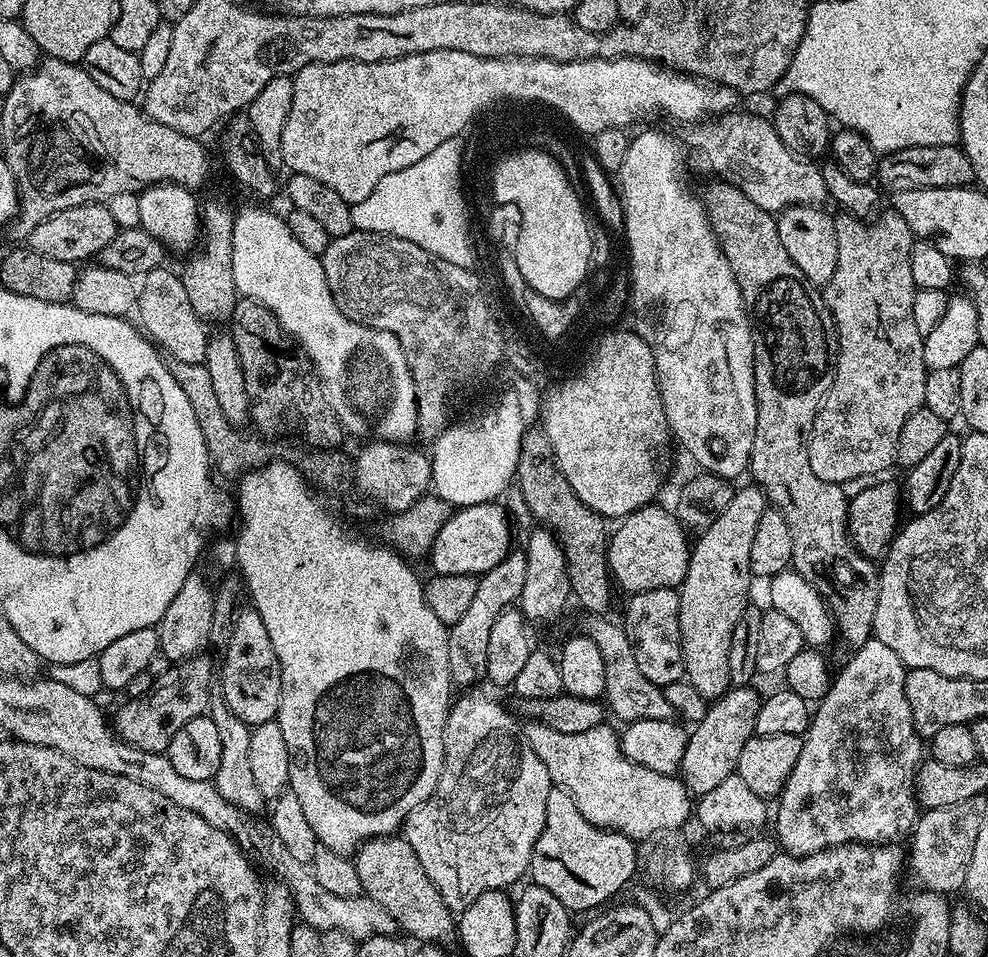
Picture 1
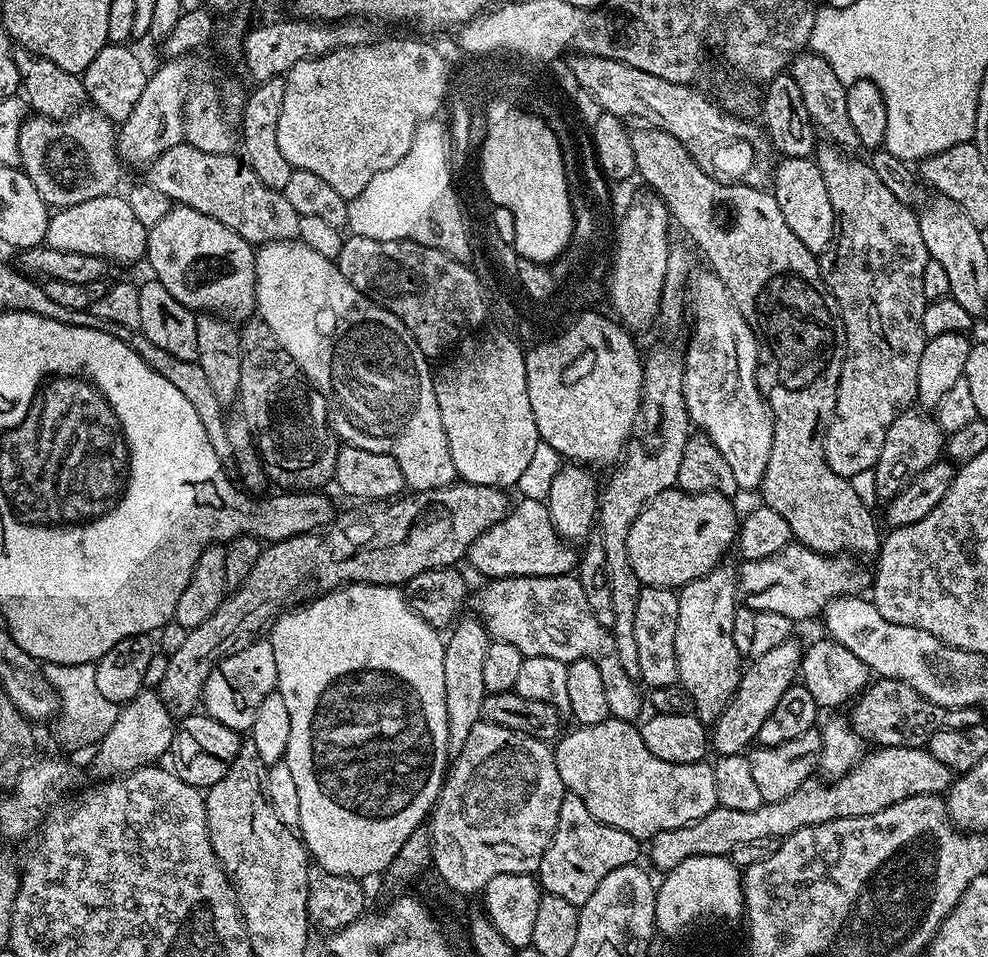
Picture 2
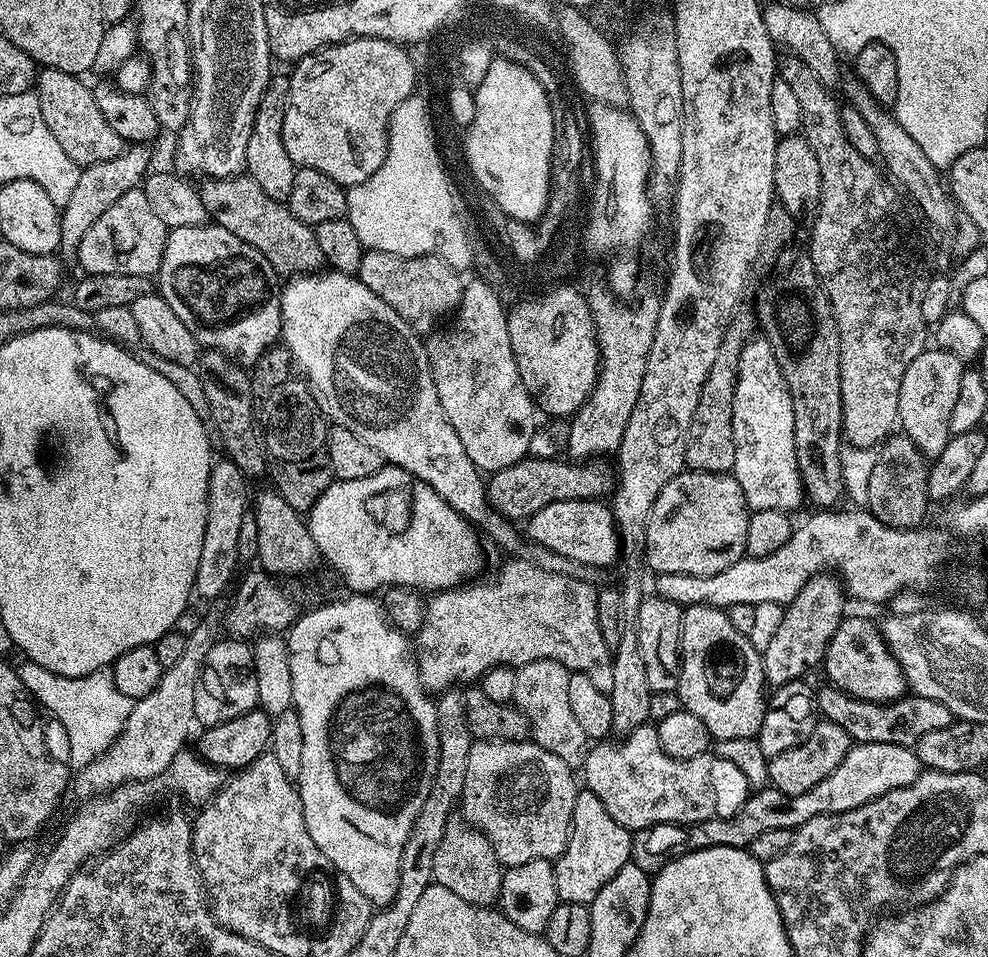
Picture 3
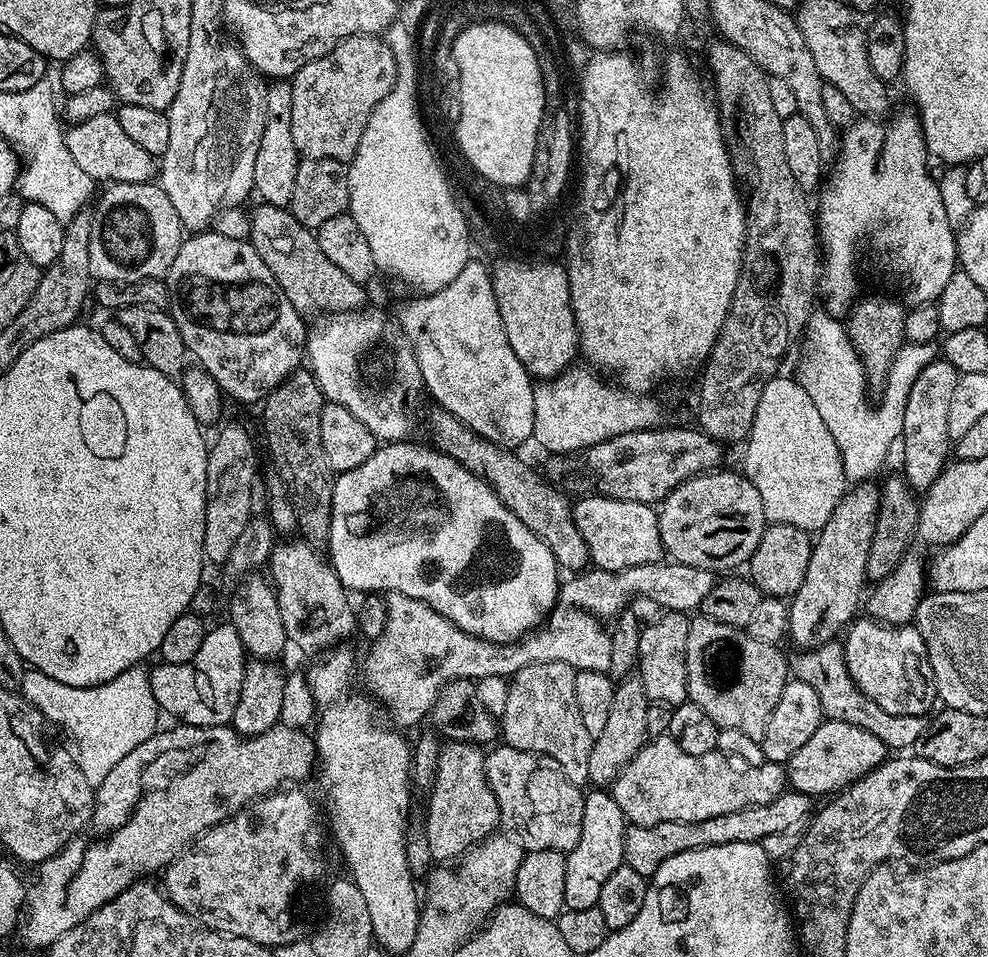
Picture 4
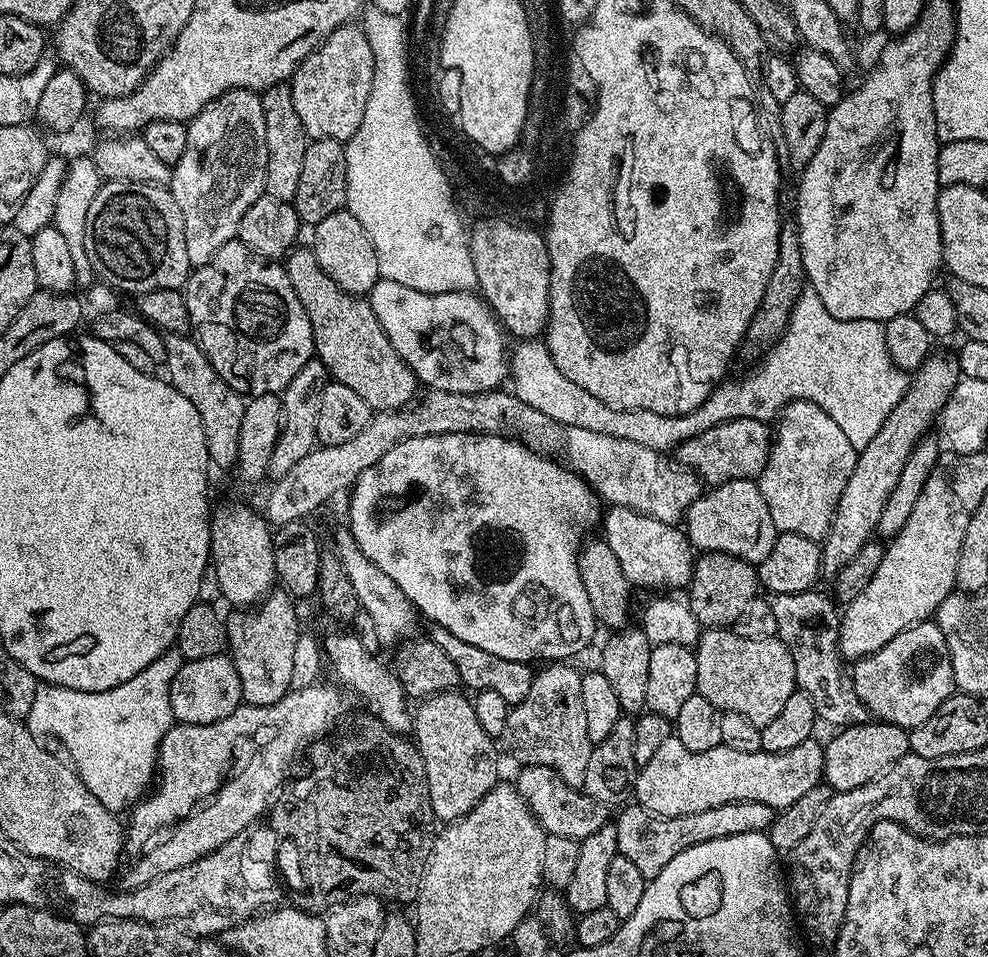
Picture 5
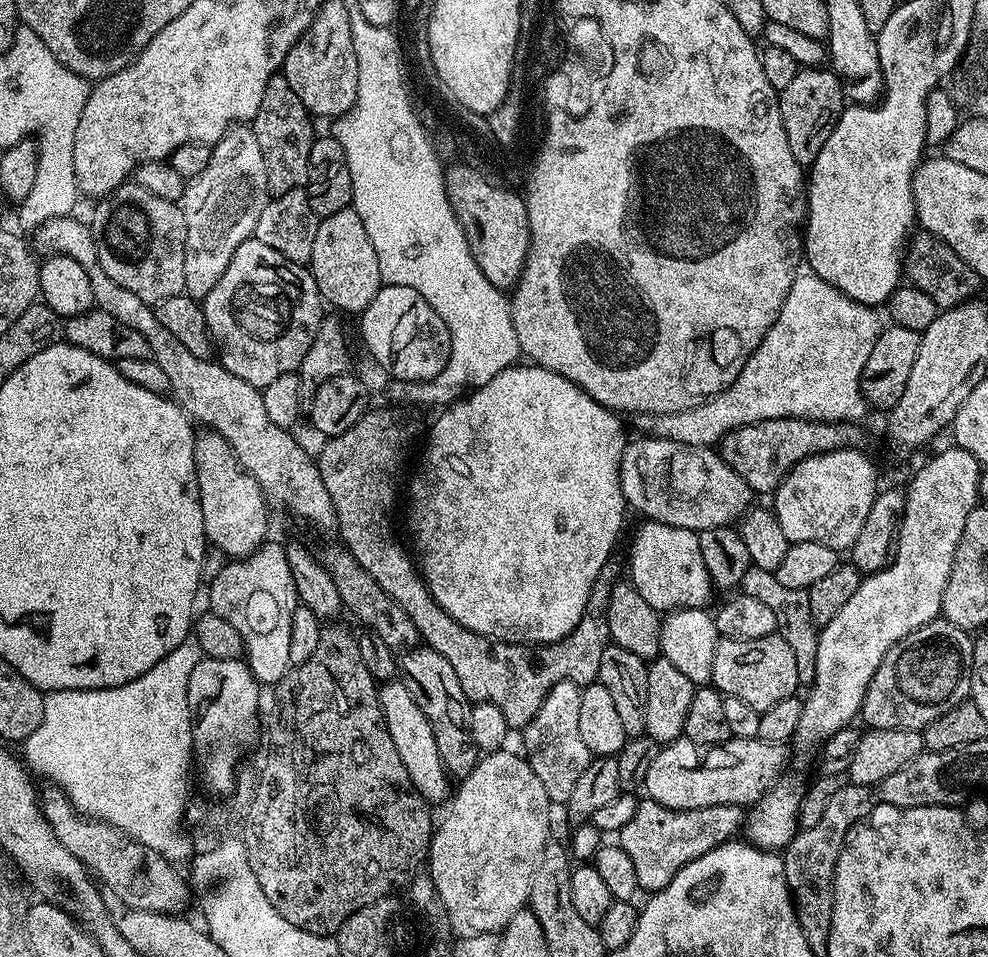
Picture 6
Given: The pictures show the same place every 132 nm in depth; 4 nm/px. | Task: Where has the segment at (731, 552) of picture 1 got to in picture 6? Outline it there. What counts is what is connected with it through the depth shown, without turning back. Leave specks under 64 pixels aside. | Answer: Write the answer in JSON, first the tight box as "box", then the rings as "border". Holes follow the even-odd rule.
{"box":[710,634,801,713],"border":[[[778,634],[753,640],[717,639],[710,684],[724,696],[742,698],[760,713],[774,706],[774,702],[782,702],[782,698],[797,695],[801,687],[794,650]]]}

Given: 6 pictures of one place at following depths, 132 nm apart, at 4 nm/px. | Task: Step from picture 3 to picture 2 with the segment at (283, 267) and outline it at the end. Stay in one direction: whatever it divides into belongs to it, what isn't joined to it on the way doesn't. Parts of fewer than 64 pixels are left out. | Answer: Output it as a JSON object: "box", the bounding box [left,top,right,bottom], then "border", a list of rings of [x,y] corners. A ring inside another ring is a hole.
{"box":[146,142,298,246],"border":[[[185,142],[162,153],[147,165],[146,172],[146,183],[162,190],[169,201],[190,206],[198,214],[210,214],[253,246],[298,237],[298,210],[286,202],[283,192],[266,187],[239,155],[206,154]]]}

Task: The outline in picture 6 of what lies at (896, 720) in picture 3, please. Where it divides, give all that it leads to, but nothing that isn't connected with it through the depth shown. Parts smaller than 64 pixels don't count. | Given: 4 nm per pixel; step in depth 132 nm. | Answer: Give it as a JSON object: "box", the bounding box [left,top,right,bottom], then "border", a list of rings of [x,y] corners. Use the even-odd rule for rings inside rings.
{"box":[740,566,820,686],"border":[[[750,566],[746,570],[740,588],[743,595],[758,598],[758,602],[763,602],[773,612],[776,632],[786,642],[790,642],[790,650],[794,650],[794,659],[796,659],[801,685],[810,686],[814,682],[818,666],[820,633],[810,610],[810,598],[807,591],[802,588],[790,590],[790,586],[782,586],[782,582],[778,582],[775,572],[767,572],[755,566]]]}

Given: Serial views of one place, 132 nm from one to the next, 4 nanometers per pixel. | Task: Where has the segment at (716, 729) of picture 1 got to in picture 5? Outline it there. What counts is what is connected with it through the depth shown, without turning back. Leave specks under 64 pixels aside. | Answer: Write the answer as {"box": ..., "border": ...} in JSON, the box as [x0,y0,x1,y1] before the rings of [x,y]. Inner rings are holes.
{"box":[820,355,961,578],"border":[[[933,355],[924,361],[924,365],[917,368],[910,380],[908,392],[894,406],[890,418],[874,434],[870,446],[859,449],[854,474],[850,474],[850,482],[846,482],[846,490],[842,490],[842,498],[838,498],[836,513],[827,536],[822,541],[822,555],[820,570],[825,577],[834,578],[866,546],[874,536],[878,526],[878,517],[890,499],[890,490],[898,486],[898,477],[906,467],[906,460],[914,450],[916,444],[933,431],[940,411],[946,406],[954,386],[961,380],[960,366],[954,358],[943,360],[942,357]]]}

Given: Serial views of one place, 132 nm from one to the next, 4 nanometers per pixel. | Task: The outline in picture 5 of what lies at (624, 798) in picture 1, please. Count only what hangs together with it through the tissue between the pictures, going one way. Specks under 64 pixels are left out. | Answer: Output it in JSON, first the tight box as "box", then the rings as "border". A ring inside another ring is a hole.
{"box":[634,738,824,816],"border":[[[813,738],[785,752],[747,752],[730,750],[723,746],[714,750],[686,750],[682,742],[670,739],[650,758],[650,762],[639,765],[634,785],[634,800],[641,808],[657,816],[698,814],[698,810],[714,810],[714,806],[726,806],[730,802],[766,802],[766,806],[782,809],[798,802],[806,790],[821,783],[824,775],[824,744]]]}

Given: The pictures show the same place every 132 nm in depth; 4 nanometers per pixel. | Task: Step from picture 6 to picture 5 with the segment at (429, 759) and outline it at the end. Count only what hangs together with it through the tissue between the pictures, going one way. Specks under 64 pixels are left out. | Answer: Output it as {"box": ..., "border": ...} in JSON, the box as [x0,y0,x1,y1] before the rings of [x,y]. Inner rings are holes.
{"box":[322,631,414,734],"border":[[[351,631],[332,632],[328,637],[322,640],[322,651],[326,657],[327,663],[332,664],[332,668],[336,671],[336,676],[341,680],[339,683],[345,689],[353,688],[358,695],[364,699],[365,704],[371,715],[375,719],[383,722],[390,731],[397,734],[408,734],[414,728],[414,716],[410,711],[410,697],[404,691],[402,682],[397,678],[395,671],[391,667],[388,668],[380,661],[375,660],[373,653],[368,651],[358,636],[353,635]]]}

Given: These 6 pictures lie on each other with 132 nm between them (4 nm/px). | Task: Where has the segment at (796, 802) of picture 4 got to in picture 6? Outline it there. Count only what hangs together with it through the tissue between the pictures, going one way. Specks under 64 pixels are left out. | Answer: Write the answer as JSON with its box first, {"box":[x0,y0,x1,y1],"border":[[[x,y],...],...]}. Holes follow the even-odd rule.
{"box":[619,798,746,893],"border":[[[647,798],[636,805],[634,818],[619,833],[620,847],[630,854],[634,870],[638,870],[638,882],[645,893],[661,892],[694,858],[715,852],[720,844],[727,844],[736,831],[746,824],[746,812],[741,805],[702,806],[698,810],[674,810]]]}

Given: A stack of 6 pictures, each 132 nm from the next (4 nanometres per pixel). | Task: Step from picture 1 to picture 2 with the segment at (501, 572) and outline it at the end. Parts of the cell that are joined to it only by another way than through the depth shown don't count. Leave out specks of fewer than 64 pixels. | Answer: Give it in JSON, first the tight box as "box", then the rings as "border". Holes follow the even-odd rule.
{"box":[443,617,492,758],"border":[[[463,617],[451,629],[445,641],[443,654],[443,674],[445,675],[446,722],[448,723],[448,755],[455,758],[466,746],[466,738],[470,738],[470,730],[481,723],[484,711],[484,699],[487,692],[483,685],[483,661],[486,650],[492,643],[491,636],[481,621]]]}

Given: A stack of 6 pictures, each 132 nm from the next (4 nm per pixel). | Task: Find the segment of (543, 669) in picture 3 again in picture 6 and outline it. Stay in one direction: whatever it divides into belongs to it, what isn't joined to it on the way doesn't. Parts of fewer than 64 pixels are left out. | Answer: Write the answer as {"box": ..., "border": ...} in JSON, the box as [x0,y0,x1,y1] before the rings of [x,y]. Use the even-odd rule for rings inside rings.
{"box":[522,680,594,805],"border":[[[569,680],[558,682],[546,694],[538,714],[534,714],[534,718],[522,729],[523,755],[534,774],[538,774],[538,782],[546,786],[546,794],[553,805],[567,805],[574,786],[578,786],[578,778],[582,778],[582,770],[586,770],[594,758],[592,752],[586,750],[582,733],[578,730],[580,689],[581,685]]]}

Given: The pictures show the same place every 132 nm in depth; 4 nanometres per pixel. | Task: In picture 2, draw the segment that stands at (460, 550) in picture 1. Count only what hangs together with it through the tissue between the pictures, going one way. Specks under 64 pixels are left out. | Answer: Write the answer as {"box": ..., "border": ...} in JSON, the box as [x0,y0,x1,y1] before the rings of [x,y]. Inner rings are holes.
{"box":[466,499,578,580],"border":[[[521,499],[486,534],[472,543],[466,557],[484,578],[501,580],[511,576],[567,576],[577,567],[578,552],[563,536],[558,535],[543,500]]]}

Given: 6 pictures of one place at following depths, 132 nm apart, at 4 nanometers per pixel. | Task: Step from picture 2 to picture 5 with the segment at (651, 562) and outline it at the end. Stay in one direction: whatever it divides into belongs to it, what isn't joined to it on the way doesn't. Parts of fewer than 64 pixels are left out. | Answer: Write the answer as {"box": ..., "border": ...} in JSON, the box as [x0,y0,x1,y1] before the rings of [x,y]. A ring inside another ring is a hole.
{"box":[682,480,778,566],"border":[[[726,480],[709,487],[689,506],[682,524],[693,549],[701,553],[730,554],[753,566],[758,566],[770,554],[778,535],[774,518],[770,518],[770,506],[766,506],[766,498],[762,498],[756,480]]]}

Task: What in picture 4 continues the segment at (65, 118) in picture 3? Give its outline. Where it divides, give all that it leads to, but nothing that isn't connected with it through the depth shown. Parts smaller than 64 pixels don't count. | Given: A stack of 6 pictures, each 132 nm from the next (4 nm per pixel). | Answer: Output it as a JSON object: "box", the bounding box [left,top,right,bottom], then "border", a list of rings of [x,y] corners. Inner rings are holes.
{"box":[65,114,154,184],"border":[[[98,114],[98,118],[86,118],[71,125],[65,131],[66,147],[83,172],[95,182],[108,184],[146,184],[154,176],[154,158],[137,146],[118,126],[115,115]]]}

